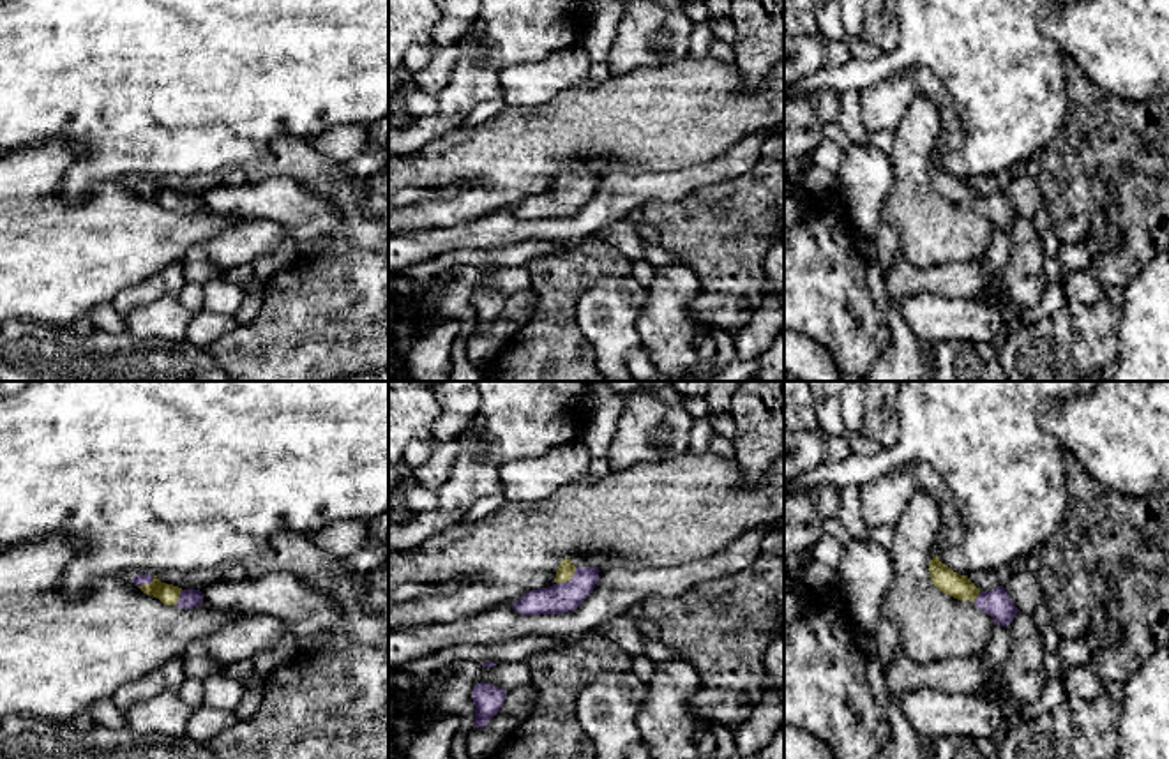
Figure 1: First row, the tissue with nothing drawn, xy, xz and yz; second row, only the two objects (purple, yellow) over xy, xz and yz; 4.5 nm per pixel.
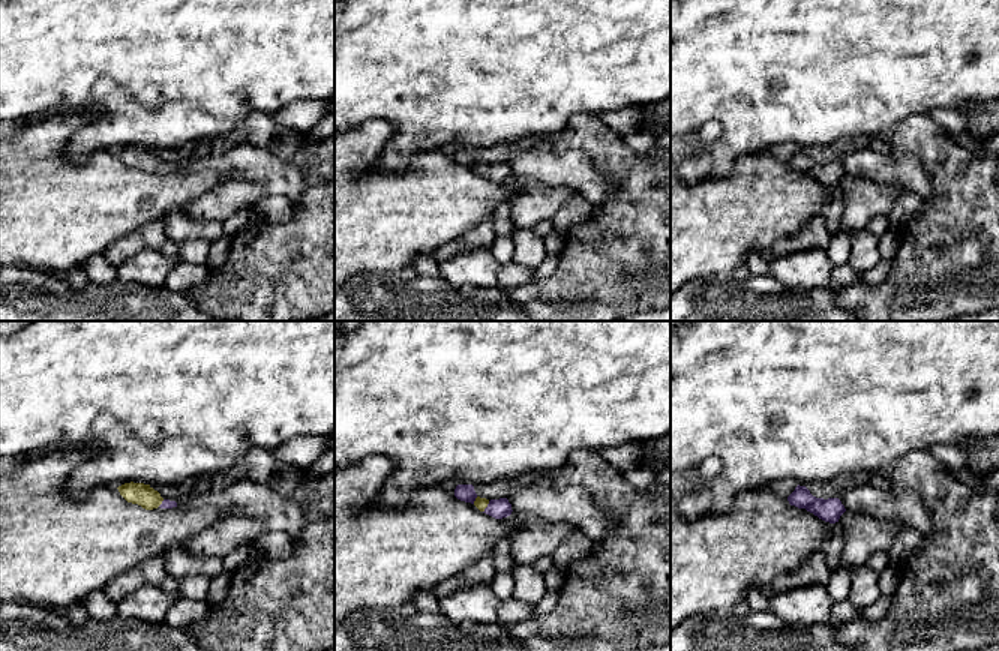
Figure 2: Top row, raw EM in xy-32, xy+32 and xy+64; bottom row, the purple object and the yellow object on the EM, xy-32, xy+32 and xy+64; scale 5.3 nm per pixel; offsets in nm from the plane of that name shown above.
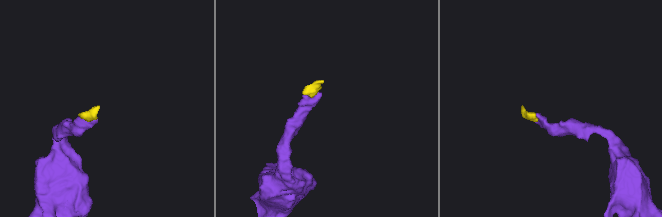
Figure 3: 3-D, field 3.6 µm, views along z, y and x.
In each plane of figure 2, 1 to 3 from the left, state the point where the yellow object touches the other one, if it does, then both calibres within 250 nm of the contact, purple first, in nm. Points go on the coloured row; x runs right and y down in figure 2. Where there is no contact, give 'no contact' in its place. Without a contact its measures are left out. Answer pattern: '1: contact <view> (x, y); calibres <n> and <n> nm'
1: contact xy-32 (162, 503); calibres 50 and 120 nm
2: contact xy+32 (486, 507); calibres 110 and 60 nm
3: no contact

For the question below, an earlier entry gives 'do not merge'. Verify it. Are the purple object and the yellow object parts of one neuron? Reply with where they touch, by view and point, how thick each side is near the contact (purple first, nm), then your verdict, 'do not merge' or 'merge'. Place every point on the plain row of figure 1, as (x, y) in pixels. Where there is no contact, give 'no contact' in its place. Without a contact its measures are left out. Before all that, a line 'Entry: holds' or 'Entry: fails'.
Entry: fails
meets purple in xz at (567, 186); 140 nm thick on the purple side, 80 nm on the other; merge

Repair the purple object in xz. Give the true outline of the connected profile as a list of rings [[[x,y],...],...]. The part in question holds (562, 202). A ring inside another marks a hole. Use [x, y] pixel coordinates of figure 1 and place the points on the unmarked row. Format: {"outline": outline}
{"outline": [[[569,162],[562,164],[554,189],[532,194],[512,208],[519,219],[563,219],[574,215],[593,196],[599,185],[599,173],[576,173]]]}

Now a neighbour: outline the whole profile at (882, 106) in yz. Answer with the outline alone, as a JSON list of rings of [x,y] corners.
[[[899,71],[858,92],[860,120],[867,132],[894,132],[916,95],[913,71]]]

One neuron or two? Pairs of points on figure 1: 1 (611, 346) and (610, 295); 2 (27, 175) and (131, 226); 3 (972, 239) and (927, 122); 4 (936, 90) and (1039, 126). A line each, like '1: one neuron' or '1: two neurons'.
1: one neuron
2: one neuron
3: one neuron
4: two neurons

